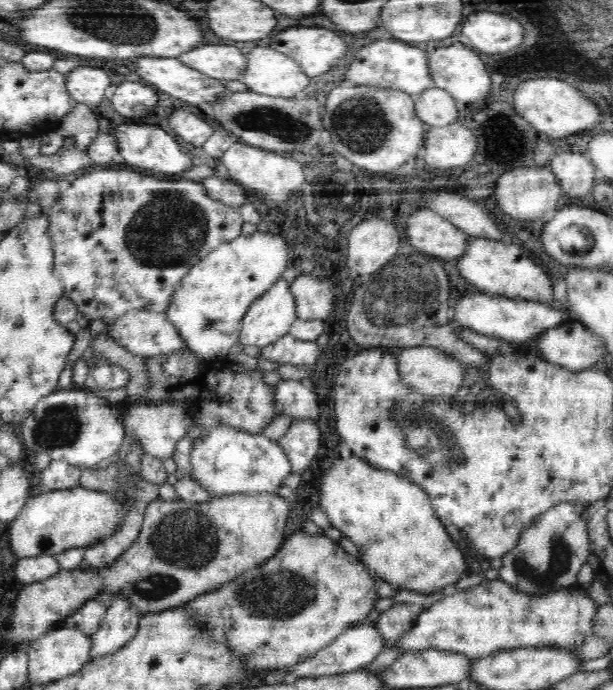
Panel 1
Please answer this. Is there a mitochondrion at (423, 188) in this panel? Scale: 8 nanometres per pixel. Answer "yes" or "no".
no

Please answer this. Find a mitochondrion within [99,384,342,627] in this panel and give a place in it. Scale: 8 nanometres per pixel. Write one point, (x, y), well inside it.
(183, 540)

